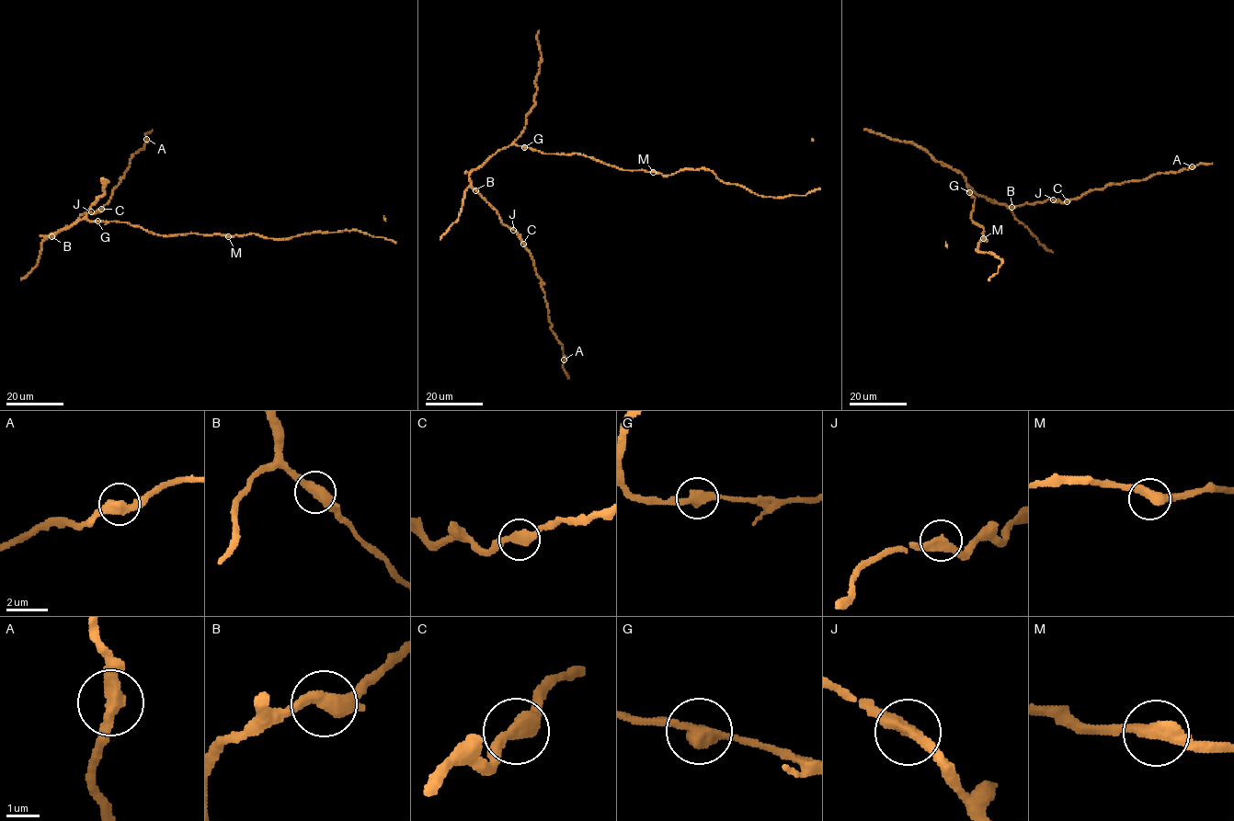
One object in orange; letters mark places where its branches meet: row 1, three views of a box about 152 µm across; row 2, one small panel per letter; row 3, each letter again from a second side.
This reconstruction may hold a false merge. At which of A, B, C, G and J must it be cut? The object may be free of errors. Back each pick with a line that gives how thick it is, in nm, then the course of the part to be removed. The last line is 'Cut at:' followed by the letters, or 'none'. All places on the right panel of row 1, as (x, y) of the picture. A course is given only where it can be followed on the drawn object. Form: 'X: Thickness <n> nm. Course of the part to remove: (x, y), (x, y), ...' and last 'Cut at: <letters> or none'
Cut at: none

